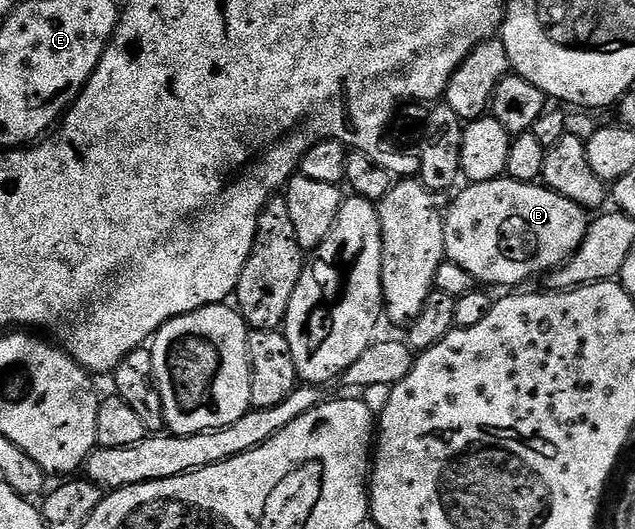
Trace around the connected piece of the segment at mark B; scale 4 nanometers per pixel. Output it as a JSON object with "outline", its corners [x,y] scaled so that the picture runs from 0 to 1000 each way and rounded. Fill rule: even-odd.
{"outline":[[[800,335],[739,346],[718,363],[720,378],[699,401],[701,488],[728,505],[753,537],[814,546],[831,527],[863,522],[866,512],[885,505],[913,471],[931,420],[923,393],[890,376],[866,353],[846,346],[819,346]]]}

